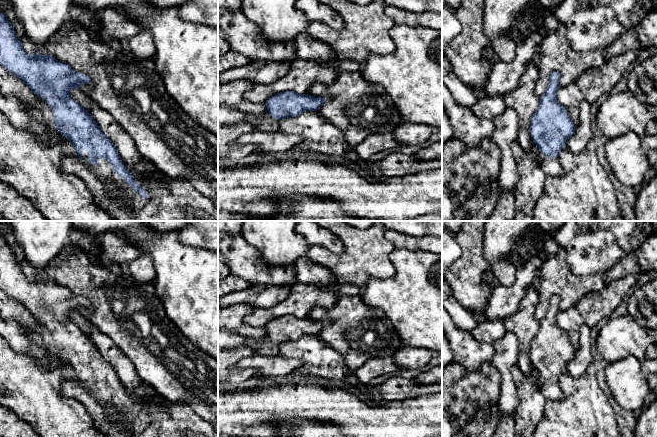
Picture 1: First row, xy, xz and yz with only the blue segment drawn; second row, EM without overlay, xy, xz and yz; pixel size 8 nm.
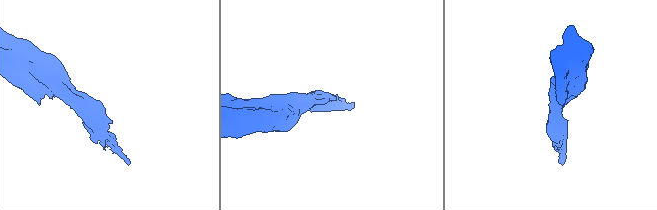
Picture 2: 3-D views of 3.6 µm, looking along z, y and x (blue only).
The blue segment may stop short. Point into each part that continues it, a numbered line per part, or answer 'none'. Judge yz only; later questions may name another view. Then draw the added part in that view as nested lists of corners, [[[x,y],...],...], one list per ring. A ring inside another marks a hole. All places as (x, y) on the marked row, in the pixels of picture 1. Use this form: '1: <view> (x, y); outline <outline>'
1: yz (551, 167); outline [[[540,152],[539,164],[542,166],[546,177],[547,176],[559,177],[564,175],[565,173],[564,169],[560,165],[559,154],[555,159],[553,159],[553,158],[549,158],[548,156]]]

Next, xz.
1: xz (227, 115); outline [[[218,106],[218,125],[232,125],[241,122],[252,124],[258,131],[278,131],[279,120],[271,117],[267,109],[262,114],[252,115],[243,113],[233,106]]]

